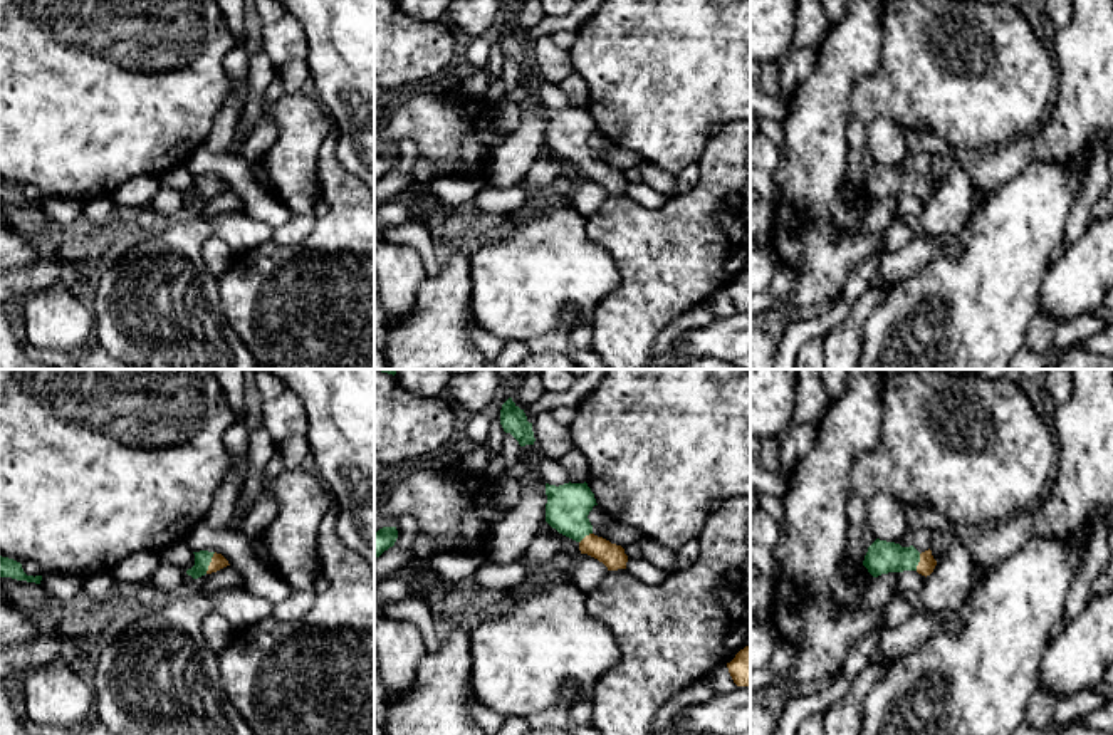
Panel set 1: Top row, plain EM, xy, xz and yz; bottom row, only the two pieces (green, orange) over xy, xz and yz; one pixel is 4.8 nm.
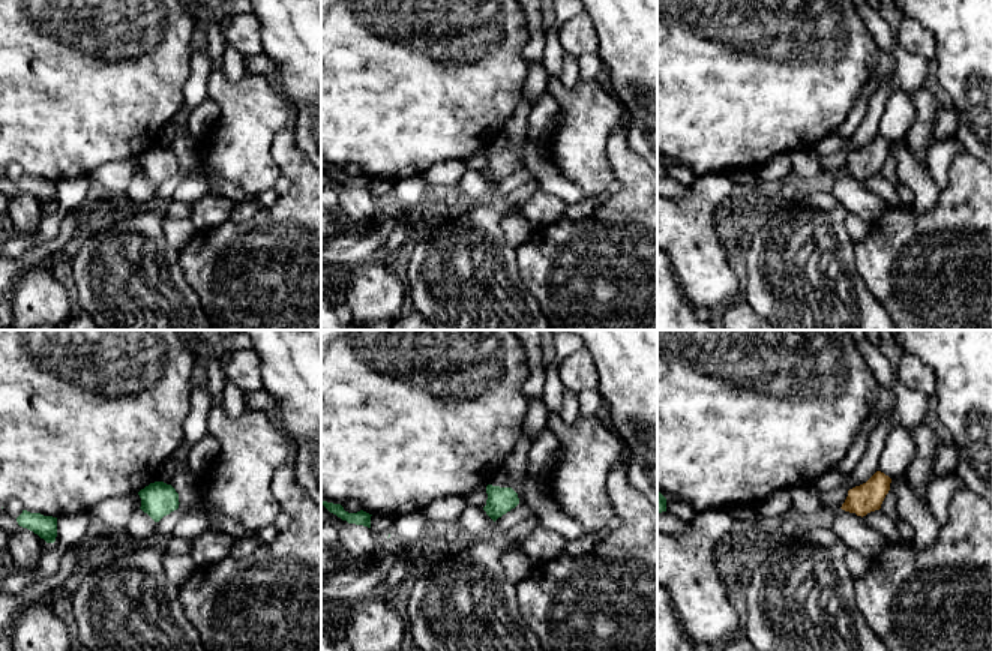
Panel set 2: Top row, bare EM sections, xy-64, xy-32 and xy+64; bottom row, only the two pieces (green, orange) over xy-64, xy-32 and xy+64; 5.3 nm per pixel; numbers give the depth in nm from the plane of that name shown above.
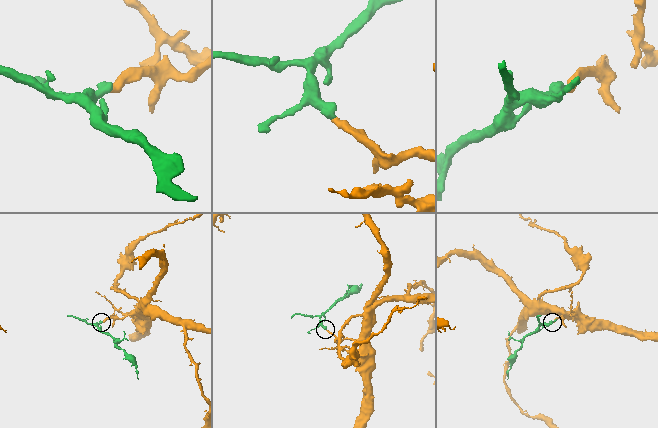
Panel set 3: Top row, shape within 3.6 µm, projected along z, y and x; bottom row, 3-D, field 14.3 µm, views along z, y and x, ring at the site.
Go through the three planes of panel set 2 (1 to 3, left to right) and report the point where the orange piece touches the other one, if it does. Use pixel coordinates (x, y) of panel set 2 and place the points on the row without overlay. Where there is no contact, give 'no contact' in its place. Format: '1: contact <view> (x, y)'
1: no contact
2: no contact
3: no contact

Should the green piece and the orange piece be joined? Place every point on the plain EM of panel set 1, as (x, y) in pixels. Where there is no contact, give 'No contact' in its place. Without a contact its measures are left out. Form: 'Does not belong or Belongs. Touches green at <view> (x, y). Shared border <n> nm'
Belongs. Touches green at xy (210, 185). Shared border 120 nm

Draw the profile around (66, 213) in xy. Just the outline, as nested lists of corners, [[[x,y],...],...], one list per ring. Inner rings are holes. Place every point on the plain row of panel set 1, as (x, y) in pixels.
[[[42,198],[40,210],[49,216],[60,232],[81,227],[84,201],[77,198]]]

